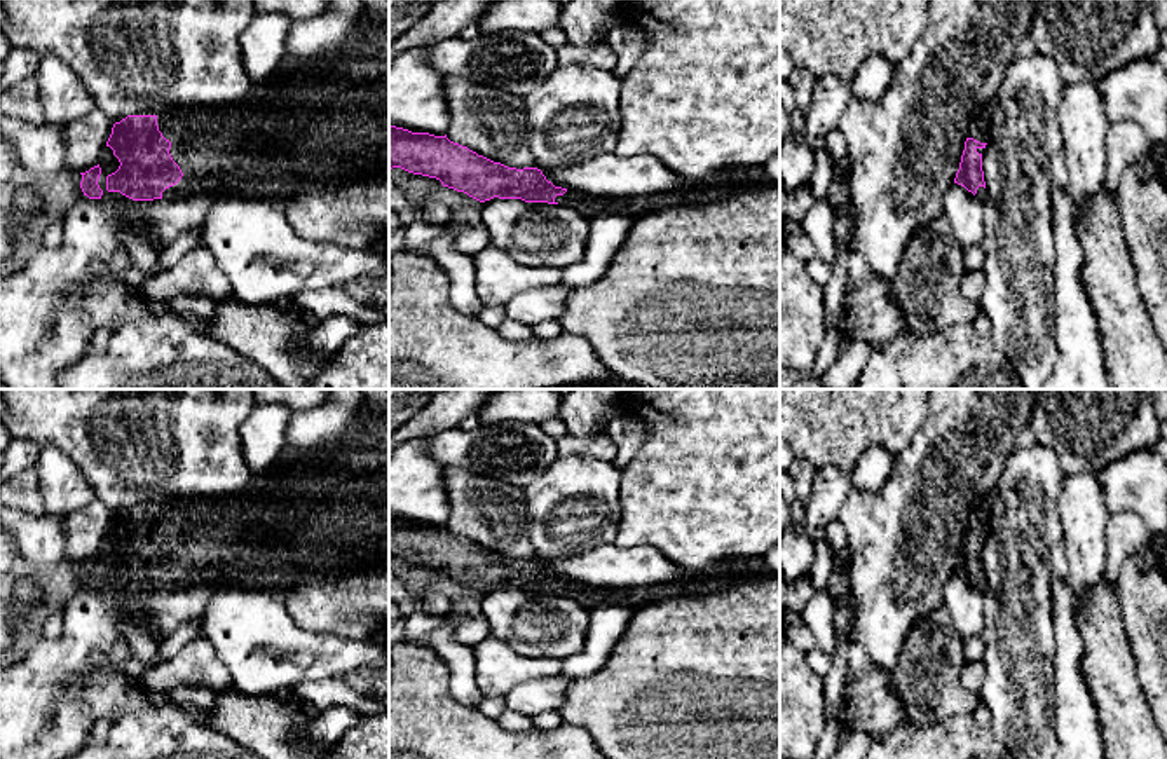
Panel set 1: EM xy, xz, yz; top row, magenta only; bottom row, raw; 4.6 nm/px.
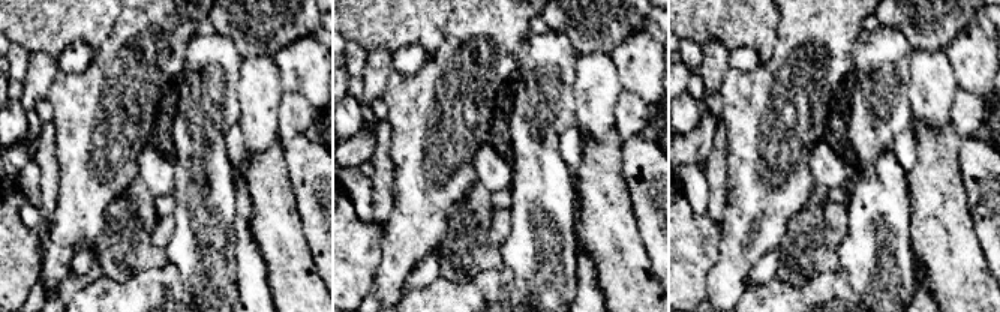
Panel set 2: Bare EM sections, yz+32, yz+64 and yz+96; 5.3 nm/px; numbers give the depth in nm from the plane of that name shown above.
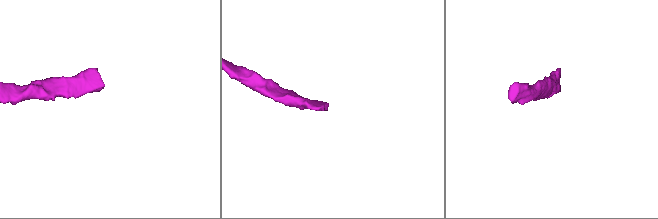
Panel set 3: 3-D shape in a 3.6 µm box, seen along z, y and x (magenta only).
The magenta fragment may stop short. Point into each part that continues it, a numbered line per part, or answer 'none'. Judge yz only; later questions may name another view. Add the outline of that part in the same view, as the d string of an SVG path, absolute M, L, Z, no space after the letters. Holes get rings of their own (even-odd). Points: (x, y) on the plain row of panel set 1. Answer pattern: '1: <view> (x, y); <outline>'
1: yz (979, 520); M982 501L982 503L973 506L968 529L973 529L980 534L989 532L989 506L987 506L987 501Z

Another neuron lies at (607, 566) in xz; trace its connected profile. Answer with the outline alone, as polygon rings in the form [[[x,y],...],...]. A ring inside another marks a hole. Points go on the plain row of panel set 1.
[[[614,543],[581,555],[541,562],[555,578],[595,588],[659,585],[672,581],[682,571],[654,548],[619,548]]]

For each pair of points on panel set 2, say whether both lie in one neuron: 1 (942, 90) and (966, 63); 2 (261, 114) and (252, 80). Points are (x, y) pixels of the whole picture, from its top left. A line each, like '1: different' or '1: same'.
1: different
2: same

